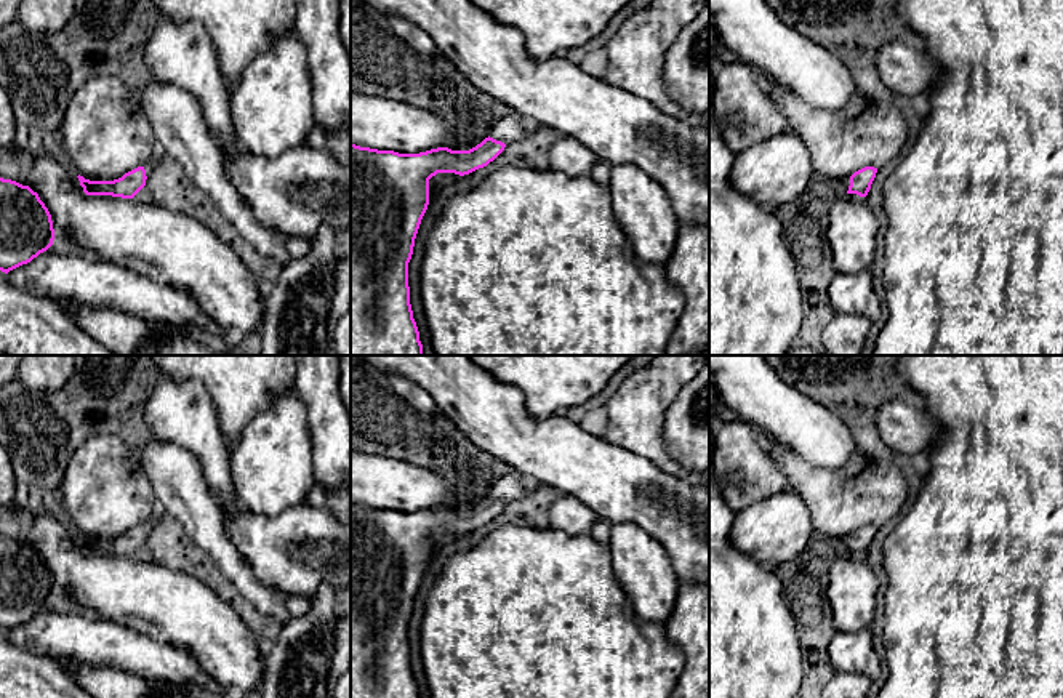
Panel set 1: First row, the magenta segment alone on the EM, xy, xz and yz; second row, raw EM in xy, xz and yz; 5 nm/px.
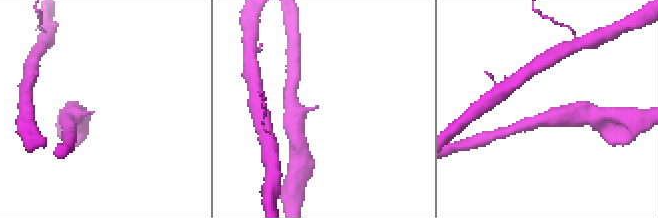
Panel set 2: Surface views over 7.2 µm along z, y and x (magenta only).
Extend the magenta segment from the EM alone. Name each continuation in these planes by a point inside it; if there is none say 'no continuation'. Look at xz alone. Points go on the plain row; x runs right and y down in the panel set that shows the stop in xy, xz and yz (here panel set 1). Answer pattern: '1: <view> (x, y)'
1: xz (511, 487)

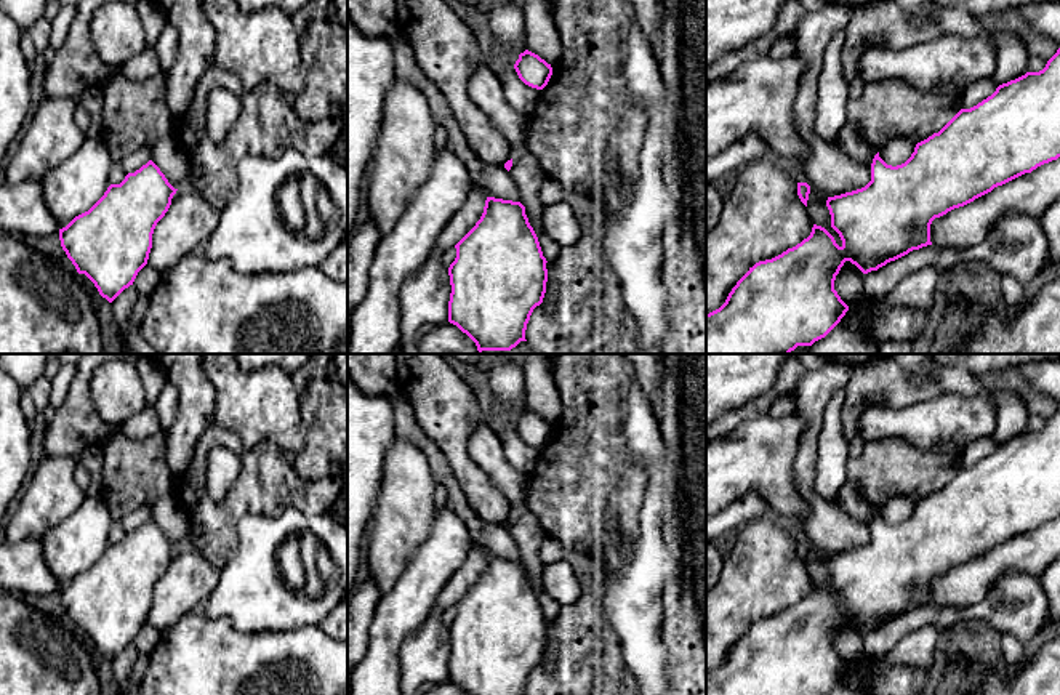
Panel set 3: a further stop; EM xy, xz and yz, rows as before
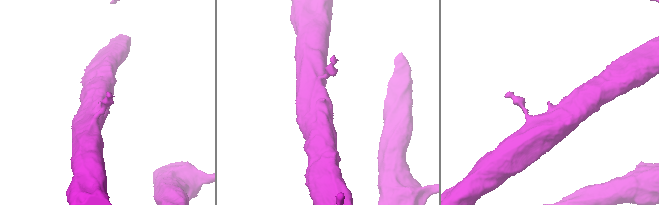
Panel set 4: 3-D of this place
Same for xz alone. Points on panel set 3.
no continuation

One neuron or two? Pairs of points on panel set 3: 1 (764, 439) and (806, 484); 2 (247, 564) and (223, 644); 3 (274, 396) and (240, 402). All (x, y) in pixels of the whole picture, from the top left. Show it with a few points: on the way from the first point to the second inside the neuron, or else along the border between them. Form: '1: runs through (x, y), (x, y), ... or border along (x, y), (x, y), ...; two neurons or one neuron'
1: border along (801, 434), (794, 465), (794, 487), (809, 506); two neurons
2: border along (200, 609), (240, 631), (266, 631); two neurons
3: runs through (266, 402), (248, 402); one neuron

